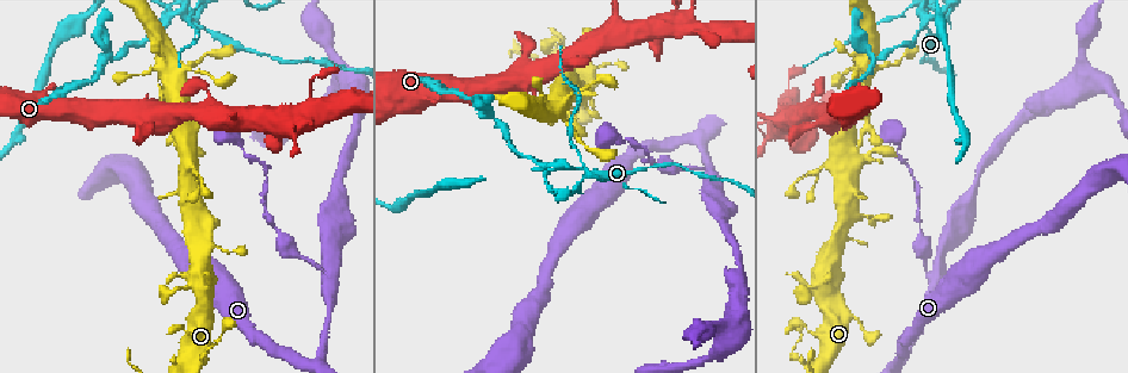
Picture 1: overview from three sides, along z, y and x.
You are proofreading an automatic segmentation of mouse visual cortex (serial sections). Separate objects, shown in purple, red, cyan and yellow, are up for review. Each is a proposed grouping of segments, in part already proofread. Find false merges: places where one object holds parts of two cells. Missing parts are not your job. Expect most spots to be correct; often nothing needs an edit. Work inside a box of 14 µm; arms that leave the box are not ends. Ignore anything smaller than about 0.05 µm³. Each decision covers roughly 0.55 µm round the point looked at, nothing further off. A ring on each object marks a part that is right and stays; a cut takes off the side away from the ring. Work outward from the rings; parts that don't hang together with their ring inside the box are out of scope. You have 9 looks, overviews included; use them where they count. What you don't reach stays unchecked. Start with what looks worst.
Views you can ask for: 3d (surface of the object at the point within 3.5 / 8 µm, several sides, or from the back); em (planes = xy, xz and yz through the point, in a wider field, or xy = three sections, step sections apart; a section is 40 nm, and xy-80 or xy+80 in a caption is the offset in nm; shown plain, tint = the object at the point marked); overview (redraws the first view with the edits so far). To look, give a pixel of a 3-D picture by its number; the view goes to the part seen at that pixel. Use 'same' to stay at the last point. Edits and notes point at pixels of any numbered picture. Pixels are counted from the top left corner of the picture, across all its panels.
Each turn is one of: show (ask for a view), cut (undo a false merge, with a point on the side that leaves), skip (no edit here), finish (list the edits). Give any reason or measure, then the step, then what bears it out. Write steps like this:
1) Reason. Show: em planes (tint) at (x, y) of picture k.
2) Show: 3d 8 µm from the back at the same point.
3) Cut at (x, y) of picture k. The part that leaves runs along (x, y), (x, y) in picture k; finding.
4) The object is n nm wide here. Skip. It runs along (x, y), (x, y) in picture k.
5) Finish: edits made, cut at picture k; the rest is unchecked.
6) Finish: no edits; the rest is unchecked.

Looks like a crossing. Show: 3d 3.5 µm at (924, 20) of picture 1.

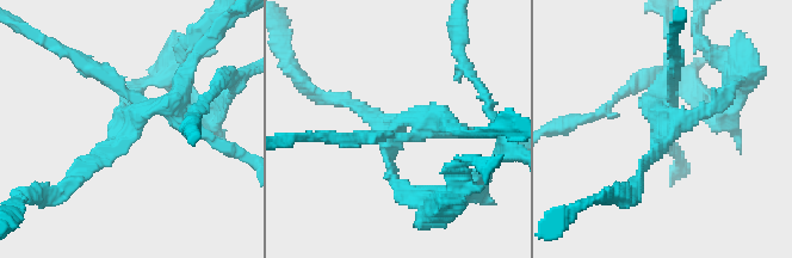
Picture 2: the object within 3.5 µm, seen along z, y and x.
4 arms meet here; the arms are 150, 150, 200, 250 nm wide. Show: em xy step 5 (tint) at (662, 125) of picture 2.

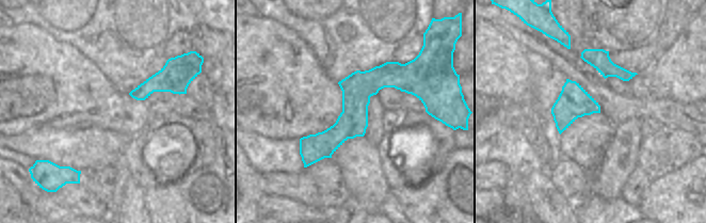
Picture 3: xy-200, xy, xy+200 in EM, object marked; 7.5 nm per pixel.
Cut at (635, 88) of picture 2. A second cell is stuck on.

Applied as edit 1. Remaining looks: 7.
Show: overview.

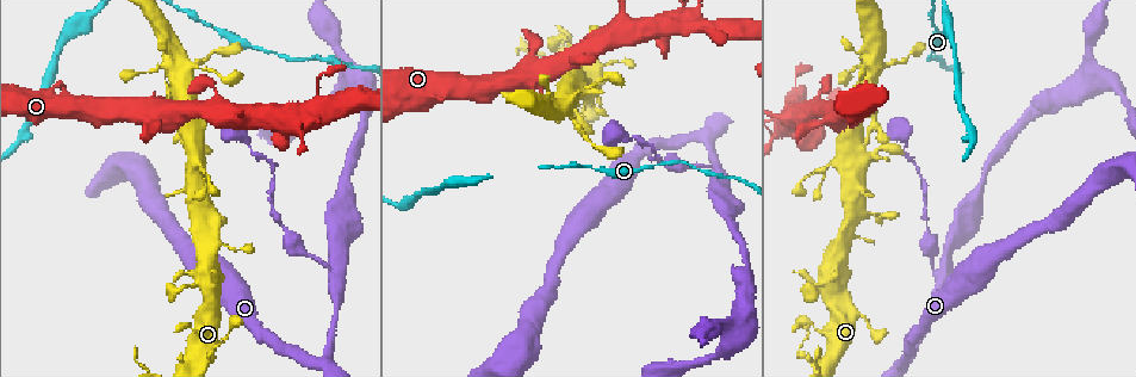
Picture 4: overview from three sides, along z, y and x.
Small branch off a trunk. Show: 3d 3.5 µm at (172, 65) of picture 4.

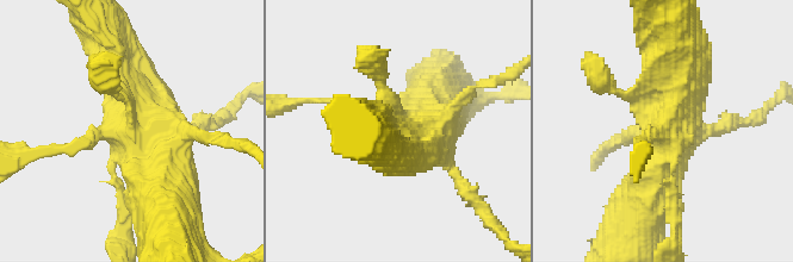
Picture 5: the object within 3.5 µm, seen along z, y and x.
Now the EM. Show: em planes (tint) at (135, 139) of picture 5.

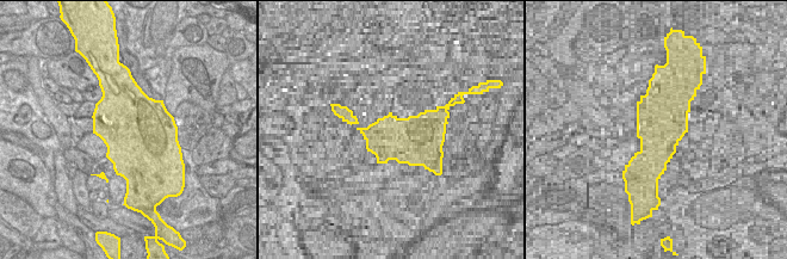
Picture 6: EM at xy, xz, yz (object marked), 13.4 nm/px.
The object is 950 nm wide here. Skip. It runs along (159, 192), (163, 137), (116, 52) in picture 5; one cell here.

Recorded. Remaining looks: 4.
Branch point. Show: 3d 3.5 µm at (939, 277) of picture 4.

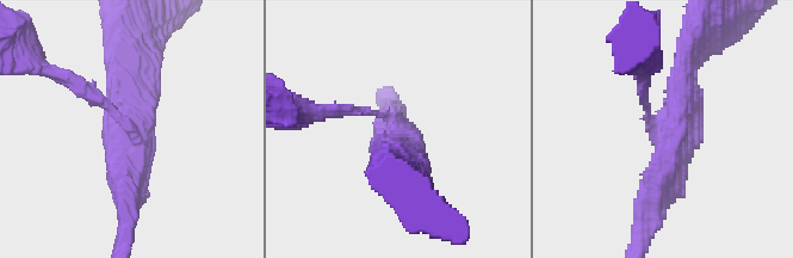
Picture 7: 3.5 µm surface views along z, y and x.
3 arms meet here; the arms are 150, 300, 350 nm wide. Show: em xy step 5 (tint) at (134, 128) of picture 7.

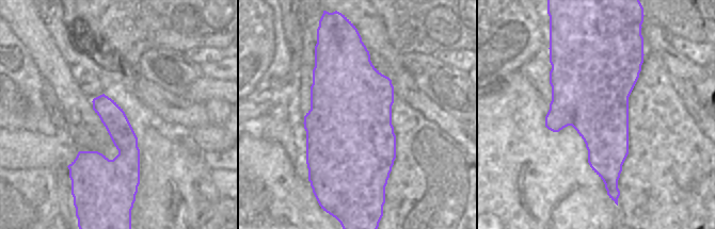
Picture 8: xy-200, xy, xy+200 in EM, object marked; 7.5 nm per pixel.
Skip. One cell here.

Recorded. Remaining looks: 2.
Show: 3d 3.5 µm at (240, 120) of picture 4.

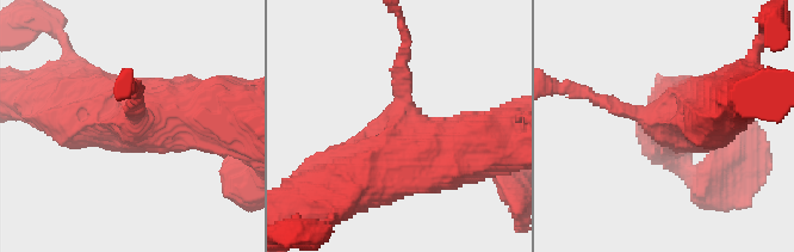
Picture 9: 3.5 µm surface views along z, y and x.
Show: em planes (tint) at (140, 121) of picture 9.

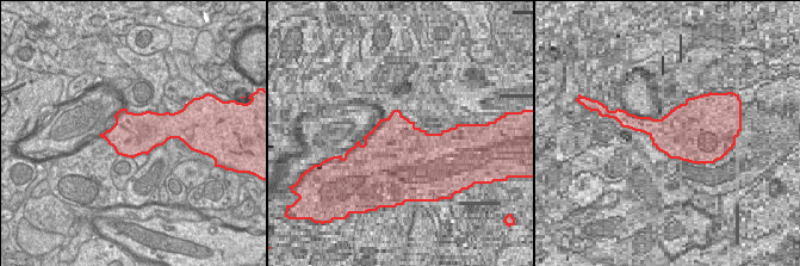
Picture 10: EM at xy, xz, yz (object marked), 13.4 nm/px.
Skip. It runs along (336, 189), (405, 158), (487, 142) in picture 9; continuous, no second cell.

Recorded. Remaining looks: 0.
Finish: edits made, cut at picture 2; the rest is unchecked.

